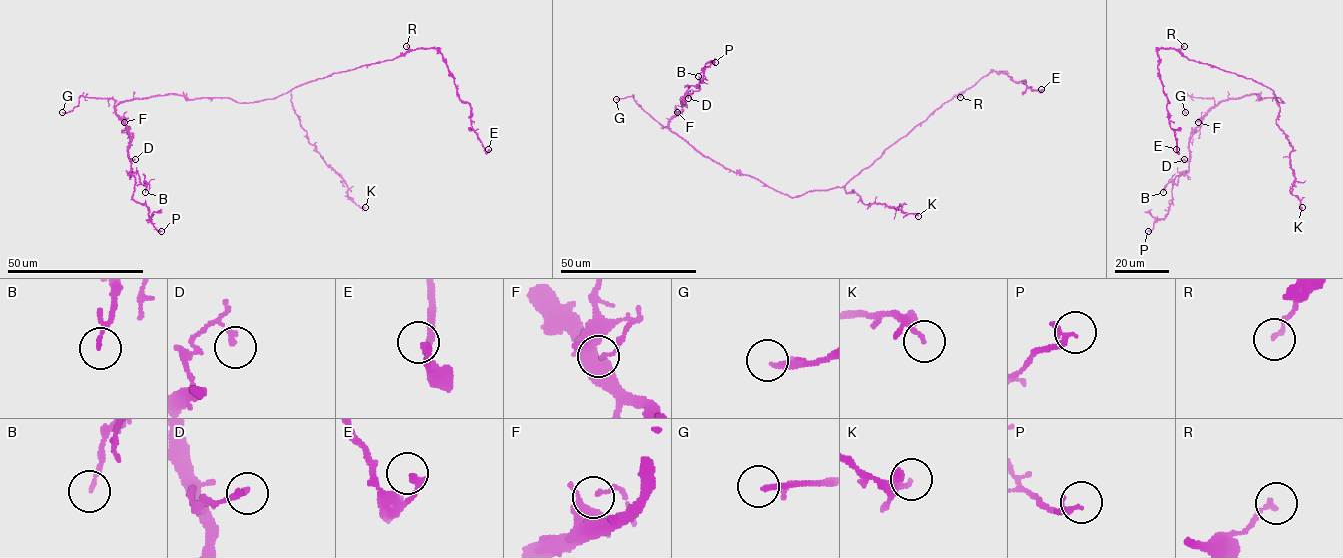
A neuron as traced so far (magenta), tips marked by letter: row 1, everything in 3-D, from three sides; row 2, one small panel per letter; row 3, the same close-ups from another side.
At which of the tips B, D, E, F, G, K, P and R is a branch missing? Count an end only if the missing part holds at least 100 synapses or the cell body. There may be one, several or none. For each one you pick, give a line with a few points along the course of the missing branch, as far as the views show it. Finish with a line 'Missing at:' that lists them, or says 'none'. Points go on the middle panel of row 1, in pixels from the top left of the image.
G: missing branch runs (616, 99), (605, 106), (605, 111)
Missing at: G

